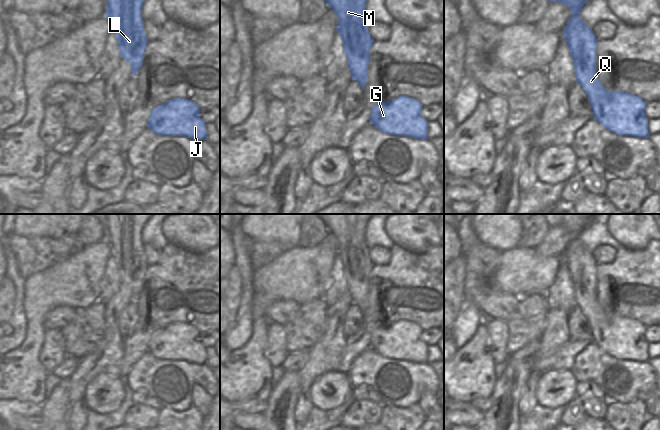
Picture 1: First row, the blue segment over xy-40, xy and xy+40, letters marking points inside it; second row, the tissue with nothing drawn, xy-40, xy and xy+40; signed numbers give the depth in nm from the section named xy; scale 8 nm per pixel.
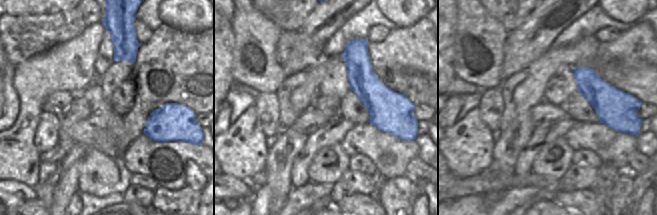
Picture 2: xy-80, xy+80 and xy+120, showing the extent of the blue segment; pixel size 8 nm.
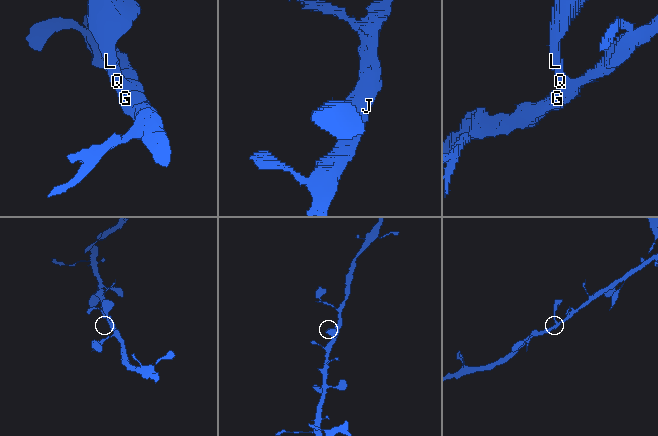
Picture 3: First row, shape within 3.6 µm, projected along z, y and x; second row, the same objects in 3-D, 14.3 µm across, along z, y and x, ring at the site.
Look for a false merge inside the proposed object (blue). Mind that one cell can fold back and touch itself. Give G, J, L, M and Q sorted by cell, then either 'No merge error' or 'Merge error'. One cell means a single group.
Groups: G J L M Q. No merge error

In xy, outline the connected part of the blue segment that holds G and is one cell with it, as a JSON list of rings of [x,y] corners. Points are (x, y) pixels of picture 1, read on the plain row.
[[[407,320],[375,328],[370,348],[393,360],[407,360],[417,364],[428,362],[428,345],[422,341],[422,329]]]

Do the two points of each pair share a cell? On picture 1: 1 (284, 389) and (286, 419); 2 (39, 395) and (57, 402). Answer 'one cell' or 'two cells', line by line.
1: one cell
2: two cells

